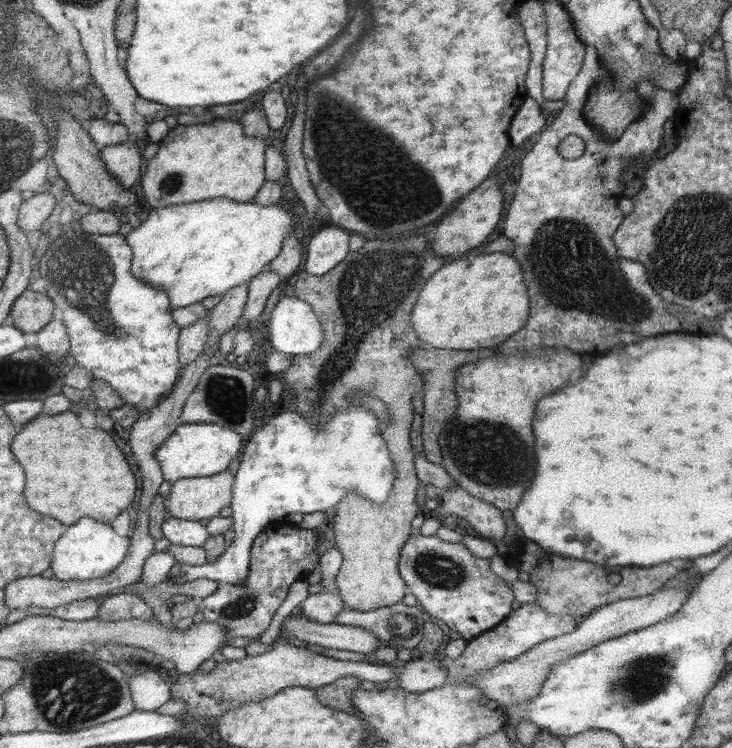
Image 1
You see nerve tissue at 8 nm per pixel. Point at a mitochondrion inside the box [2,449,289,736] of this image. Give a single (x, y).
(68, 691)

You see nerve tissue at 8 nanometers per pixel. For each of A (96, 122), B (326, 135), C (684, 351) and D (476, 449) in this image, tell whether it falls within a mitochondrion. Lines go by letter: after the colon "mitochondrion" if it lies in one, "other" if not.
A: other
B: mitochondrion
C: other
D: mitochondrion

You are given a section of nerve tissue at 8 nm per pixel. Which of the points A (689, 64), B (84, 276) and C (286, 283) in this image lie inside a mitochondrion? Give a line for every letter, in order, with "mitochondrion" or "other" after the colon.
A: other
B: mitochondrion
C: other

